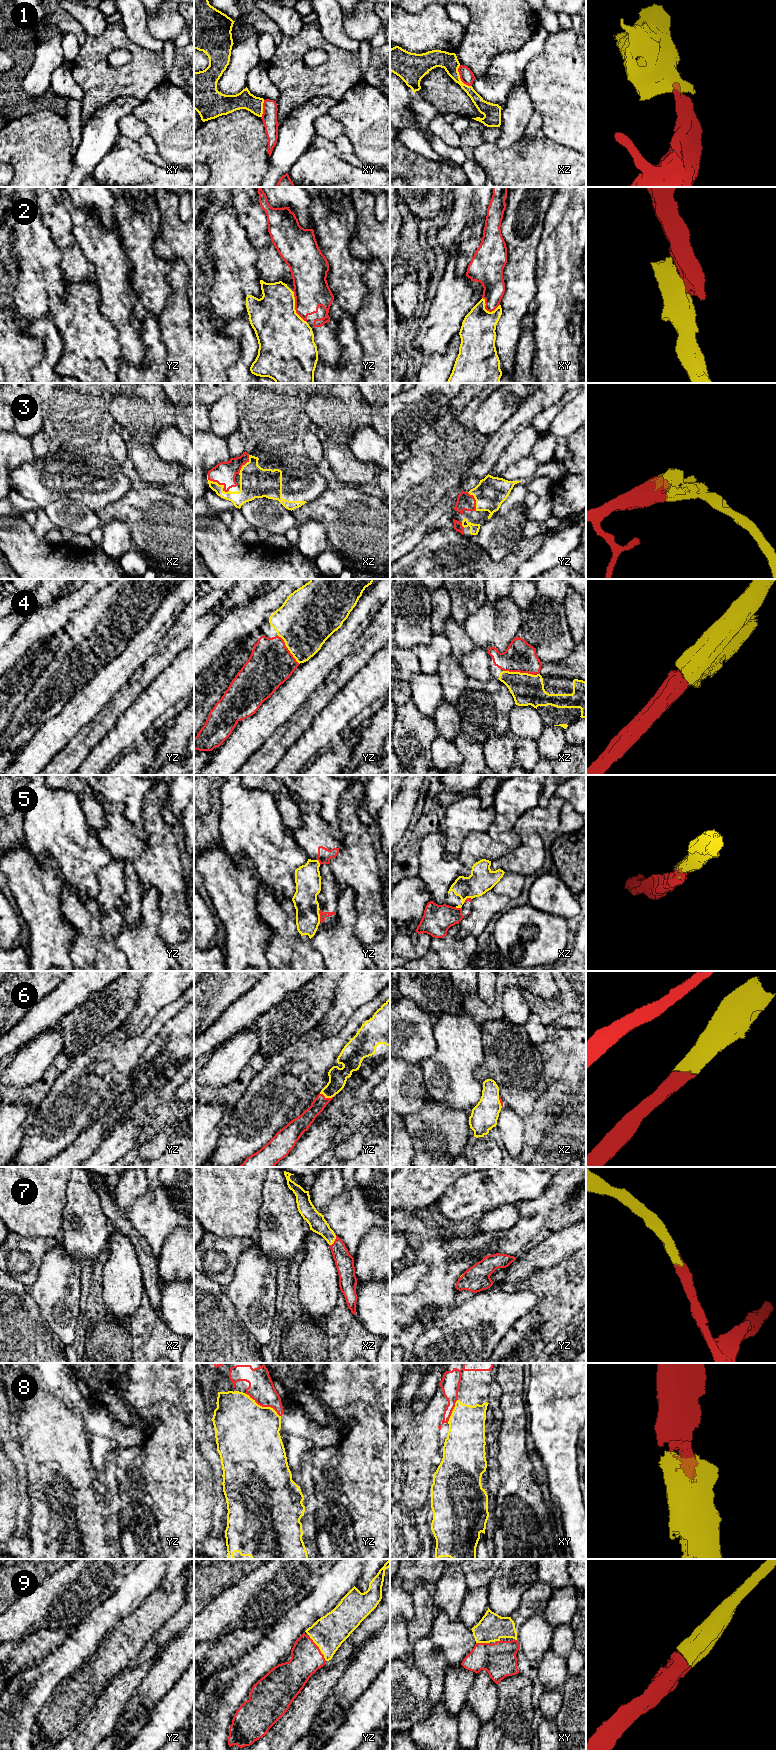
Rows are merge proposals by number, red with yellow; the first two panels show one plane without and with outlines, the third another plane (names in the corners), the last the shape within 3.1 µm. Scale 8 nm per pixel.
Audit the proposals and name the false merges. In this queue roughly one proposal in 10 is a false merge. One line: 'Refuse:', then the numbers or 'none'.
Refuse: 1, 2, 5

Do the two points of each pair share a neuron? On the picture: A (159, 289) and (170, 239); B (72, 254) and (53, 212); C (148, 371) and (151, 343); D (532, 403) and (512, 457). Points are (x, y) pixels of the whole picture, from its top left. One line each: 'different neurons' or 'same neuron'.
A: different neurons
B: same neuron
C: same neuron
D: different neurons

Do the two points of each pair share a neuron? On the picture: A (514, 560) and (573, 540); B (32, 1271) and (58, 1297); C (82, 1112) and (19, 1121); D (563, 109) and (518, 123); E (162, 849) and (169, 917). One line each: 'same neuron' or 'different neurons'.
A: different neurons
B: different neurons
C: different neurons
D: different neurons
E: same neuron

